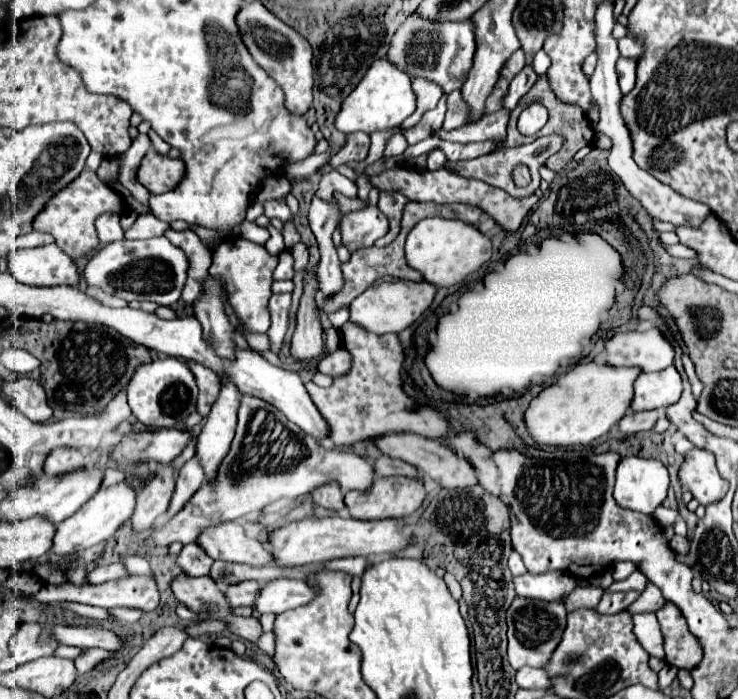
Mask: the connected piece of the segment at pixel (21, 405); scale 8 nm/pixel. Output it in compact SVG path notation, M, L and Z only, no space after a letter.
M19 377L15 381L3 381L1 385L5 397L31 421L47 421L51 417L51 407L47 405L45 391L39 381L31 377Z

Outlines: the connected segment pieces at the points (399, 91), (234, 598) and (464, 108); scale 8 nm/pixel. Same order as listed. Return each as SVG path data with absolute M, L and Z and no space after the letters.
M379 59L375 61L375 65L371 65L371 69L365 73L363 81L355 87L355 91L351 91L347 101L343 101L343 109L335 119L335 127L343 133L373 133L397 129L415 111L415 103L417 95L411 89L411 77L387 59Z
M243 581L243 583L231 585L225 595L227 595L231 607L241 607L241 605L253 607L259 591L261 591L261 583L257 583L257 581Z
M453 91L447 97L447 115L443 121L443 129L451 131L451 129L457 129L457 127L463 127L469 123L471 123L471 107L463 99L461 91Z

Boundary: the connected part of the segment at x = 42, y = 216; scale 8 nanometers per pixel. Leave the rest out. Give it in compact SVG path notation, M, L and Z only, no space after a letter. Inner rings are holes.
M84 171L77 177L71 185L67 185L63 191L59 191L55 197L51 197L45 205L45 209L41 209L39 215L35 215L33 219L33 229L43 231L43 233L51 233L57 241L57 245L69 255L69 257L81 257L91 253L91 249L99 247L99 237L97 237L97 229L95 229L95 221L97 217L101 217L103 213L124 213L126 210L123 197L109 187L107 183L101 183L101 179L97 175L84 174Z

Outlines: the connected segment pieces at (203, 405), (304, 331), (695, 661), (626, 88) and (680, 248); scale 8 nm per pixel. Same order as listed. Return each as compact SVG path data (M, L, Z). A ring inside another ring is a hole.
M189 363L189 369L197 381L199 387L199 397L197 397L197 413L201 417L205 417L215 401L215 397L219 395L219 379L215 373L211 373L209 367L201 365L201 363Z
M315 265L303 277L303 295L301 295L301 305L297 313L297 327L291 339L291 357L295 361L319 359L325 351L323 327L317 315L317 305L315 305L315 293L319 291L317 267L319 265Z
M667 601L657 611L657 619L661 625L661 633L663 633L667 663L675 665L679 669L687 669L687 671L691 671L695 665L699 665L703 655L699 651L695 637L689 633L687 623L685 623L683 615L679 613L679 609L675 605L671 605L671 601Z
M619 57L617 61L617 73L619 73L619 87L623 93L629 93L635 87L635 77L637 77L637 57L635 59L625 59Z
M677 243L677 245L673 245L673 247L665 247L665 249L667 249L667 253L669 253L669 255L673 255L673 257L697 261L697 251L695 251L695 249L689 249L689 247L681 245L681 243Z

